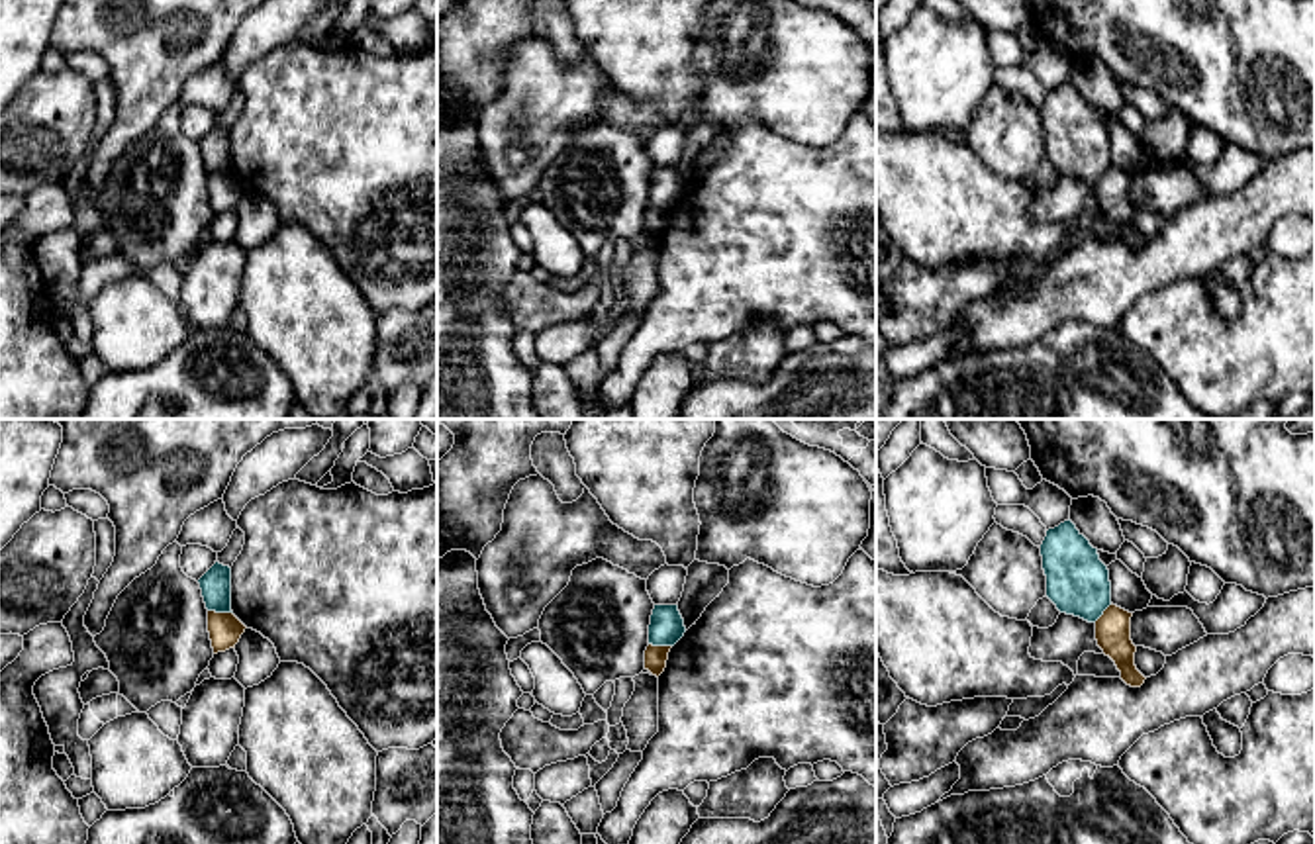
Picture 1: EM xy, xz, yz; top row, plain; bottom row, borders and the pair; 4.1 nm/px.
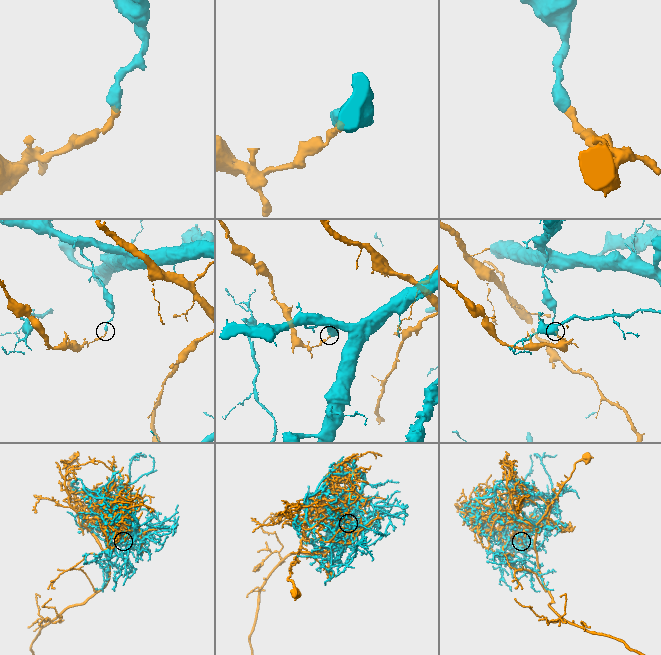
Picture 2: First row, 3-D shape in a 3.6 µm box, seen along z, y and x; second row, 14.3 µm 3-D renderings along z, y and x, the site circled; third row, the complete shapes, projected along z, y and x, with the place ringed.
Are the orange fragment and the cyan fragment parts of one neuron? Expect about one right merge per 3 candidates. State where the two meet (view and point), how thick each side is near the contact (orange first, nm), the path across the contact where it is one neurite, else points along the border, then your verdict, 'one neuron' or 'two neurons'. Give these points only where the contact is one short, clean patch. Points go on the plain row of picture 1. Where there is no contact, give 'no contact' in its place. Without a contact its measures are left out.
xy (220, 175) | 140/130 nm | along xy (208, 171), (232, 175) | two neurons

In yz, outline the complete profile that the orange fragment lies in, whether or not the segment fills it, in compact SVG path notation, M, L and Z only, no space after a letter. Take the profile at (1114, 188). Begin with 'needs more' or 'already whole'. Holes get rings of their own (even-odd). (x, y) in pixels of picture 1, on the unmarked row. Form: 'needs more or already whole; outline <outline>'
already whole; outline M1111 164L1096 182L1096 202L1115 223L1121 241L1131 249L1141 249L1146 239L1135 227L1137 208L1131 202L1131 178L1133 174Z

